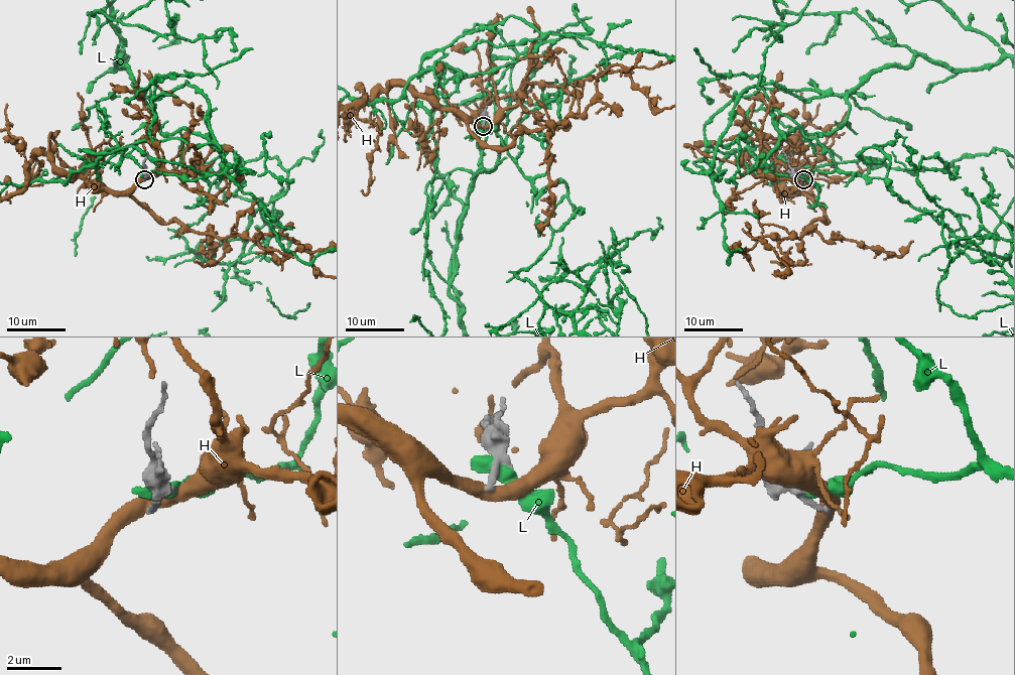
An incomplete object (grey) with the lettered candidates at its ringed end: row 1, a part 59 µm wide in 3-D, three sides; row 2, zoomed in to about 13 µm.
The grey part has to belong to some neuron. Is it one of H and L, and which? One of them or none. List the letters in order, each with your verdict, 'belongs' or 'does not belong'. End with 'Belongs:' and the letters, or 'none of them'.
H: does not belong
L: does not belong
Belongs: none of them

